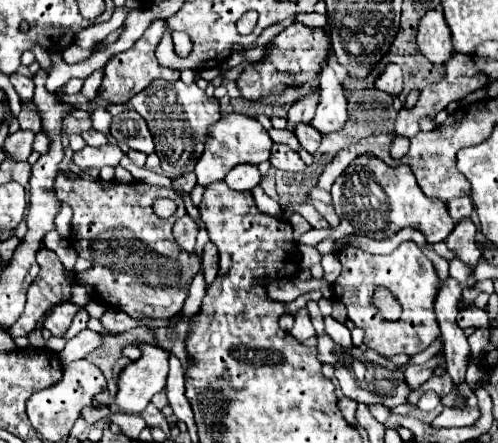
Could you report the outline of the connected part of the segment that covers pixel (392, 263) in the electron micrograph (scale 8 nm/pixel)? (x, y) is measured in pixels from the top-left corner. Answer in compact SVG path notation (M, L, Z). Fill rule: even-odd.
M414 241L400 243L392 255L366 255L364 251L352 245L344 245L338 251L338 259L342 263L342 273L334 285L334 297L346 305L348 319L352 319L356 327L364 329L364 343L370 349L386 357L396 353L406 353L412 357L416 353L422 353L432 341L440 337L436 315L432 311L438 289L438 275L432 261L422 253L422 249ZM378 285L388 287L402 303L404 311L400 321L389 322L382 319L378 311L374 311L372 295Z

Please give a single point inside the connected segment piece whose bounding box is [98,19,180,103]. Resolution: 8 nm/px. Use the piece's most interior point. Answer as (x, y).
(129, 72)

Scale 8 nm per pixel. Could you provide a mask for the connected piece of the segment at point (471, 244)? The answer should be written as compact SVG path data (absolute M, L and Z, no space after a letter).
M458 221L454 233L446 239L448 249L458 251L458 259L470 265L472 269L478 265L480 253L476 249L476 225L472 221Z

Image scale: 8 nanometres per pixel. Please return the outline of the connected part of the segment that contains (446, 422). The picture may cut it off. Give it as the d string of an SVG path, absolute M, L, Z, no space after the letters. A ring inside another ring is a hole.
M444 409L434 421L432 427L464 427L472 425L478 419L478 409Z

